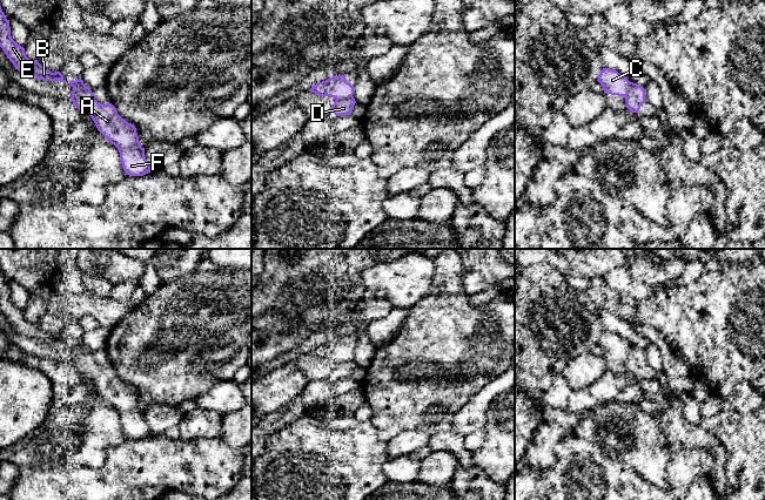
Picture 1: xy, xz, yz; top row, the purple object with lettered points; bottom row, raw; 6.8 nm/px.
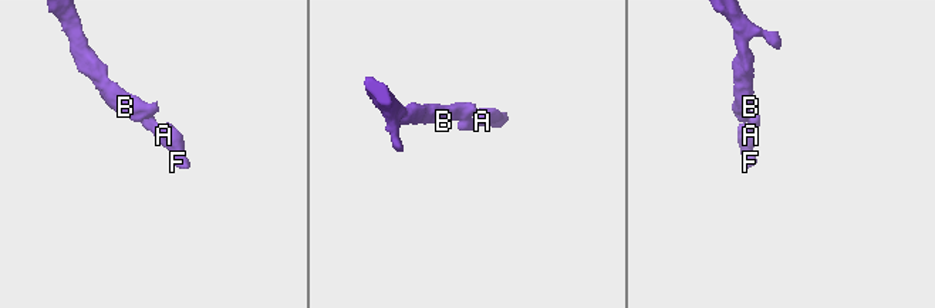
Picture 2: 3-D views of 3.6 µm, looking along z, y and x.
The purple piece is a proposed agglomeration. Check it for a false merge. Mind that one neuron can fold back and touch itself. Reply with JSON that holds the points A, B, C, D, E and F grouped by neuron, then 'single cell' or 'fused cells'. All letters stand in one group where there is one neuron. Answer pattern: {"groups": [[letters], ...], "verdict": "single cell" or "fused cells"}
{"groups": [["A", "D", "F"], ["B", "C", "E"]], "verdict": "fused cells"}

